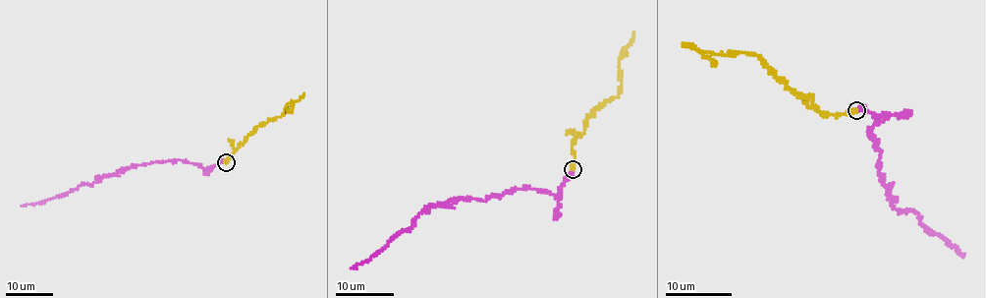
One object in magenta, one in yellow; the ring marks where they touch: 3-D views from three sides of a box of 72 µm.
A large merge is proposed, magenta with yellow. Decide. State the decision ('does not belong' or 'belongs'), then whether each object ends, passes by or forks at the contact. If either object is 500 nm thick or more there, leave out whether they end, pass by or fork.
belongs | magenta ends | yellow ends

